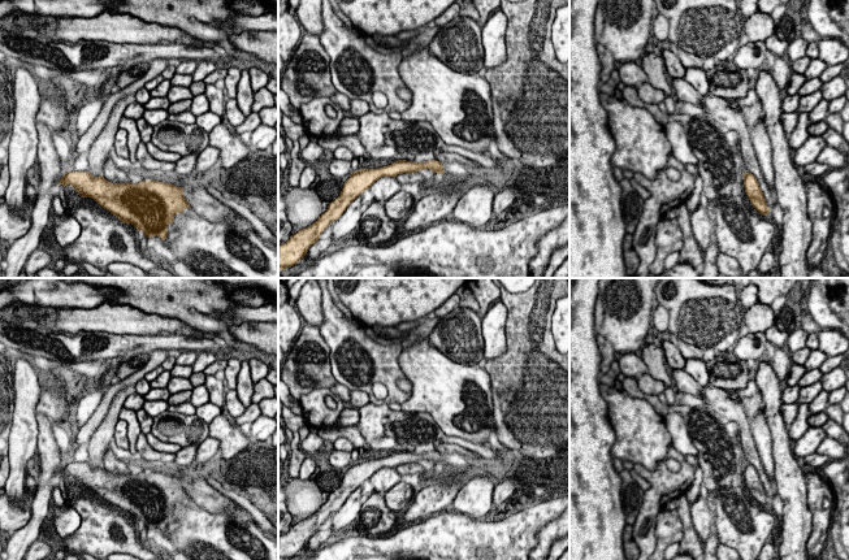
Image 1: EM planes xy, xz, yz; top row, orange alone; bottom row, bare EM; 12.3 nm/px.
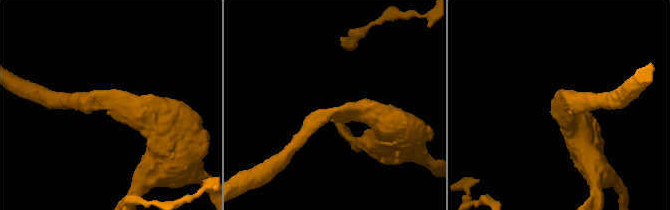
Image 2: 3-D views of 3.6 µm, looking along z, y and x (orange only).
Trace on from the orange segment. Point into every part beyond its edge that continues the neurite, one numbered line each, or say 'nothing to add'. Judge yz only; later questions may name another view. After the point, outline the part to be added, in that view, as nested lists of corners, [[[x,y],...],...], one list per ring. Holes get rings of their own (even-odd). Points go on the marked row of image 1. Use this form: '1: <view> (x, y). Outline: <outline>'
1: yz (719, 109). Outline: [[[714,95],[701,96],[701,104],[703,105],[702,112],[705,116],[711,117],[725,130],[735,130],[738,134],[738,148],[742,155],[744,170],[751,173],[757,178],[767,207],[771,210],[776,204],[776,196],[771,192],[761,173],[755,151],[750,140],[750,130],[744,120],[742,108],[732,108],[731,101]]]

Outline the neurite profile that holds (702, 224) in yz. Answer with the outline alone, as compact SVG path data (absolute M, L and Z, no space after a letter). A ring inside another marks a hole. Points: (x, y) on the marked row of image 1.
M699 205L690 214L690 225L701 251L706 253L712 242L712 233L715 229L715 223L712 216L710 214L710 210Z

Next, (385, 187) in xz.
M382 177L377 179L369 191L373 194L374 200L378 203L387 201L391 196L402 190L402 185L395 177Z

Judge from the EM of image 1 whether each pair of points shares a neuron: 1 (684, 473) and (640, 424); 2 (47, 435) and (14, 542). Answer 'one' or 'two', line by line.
1: two
2: one

